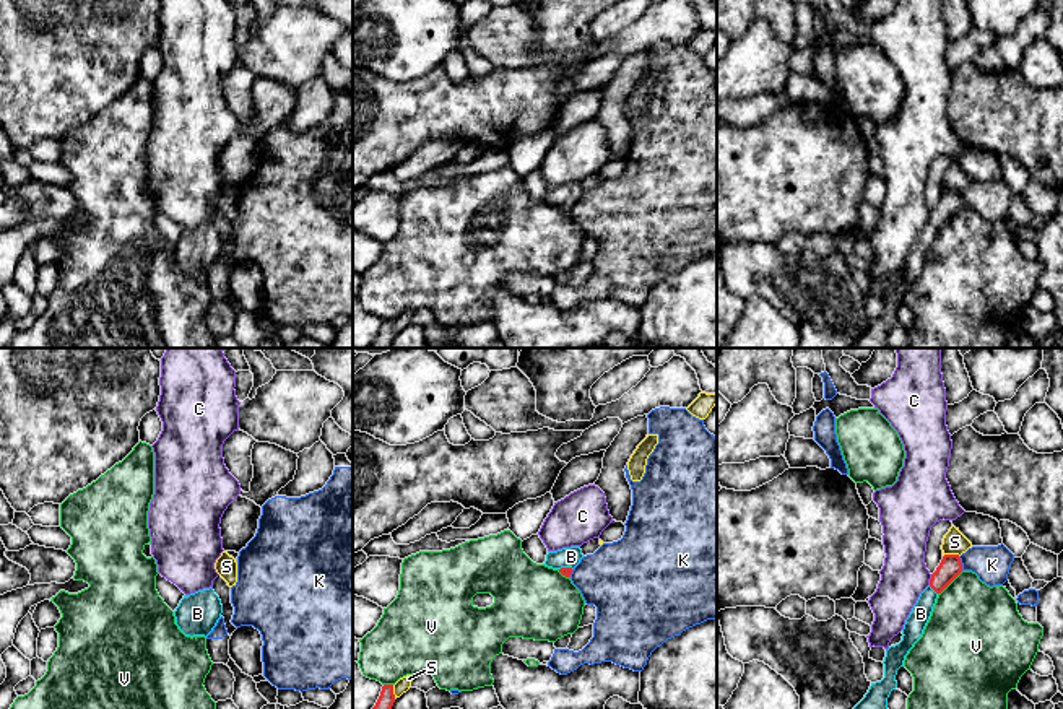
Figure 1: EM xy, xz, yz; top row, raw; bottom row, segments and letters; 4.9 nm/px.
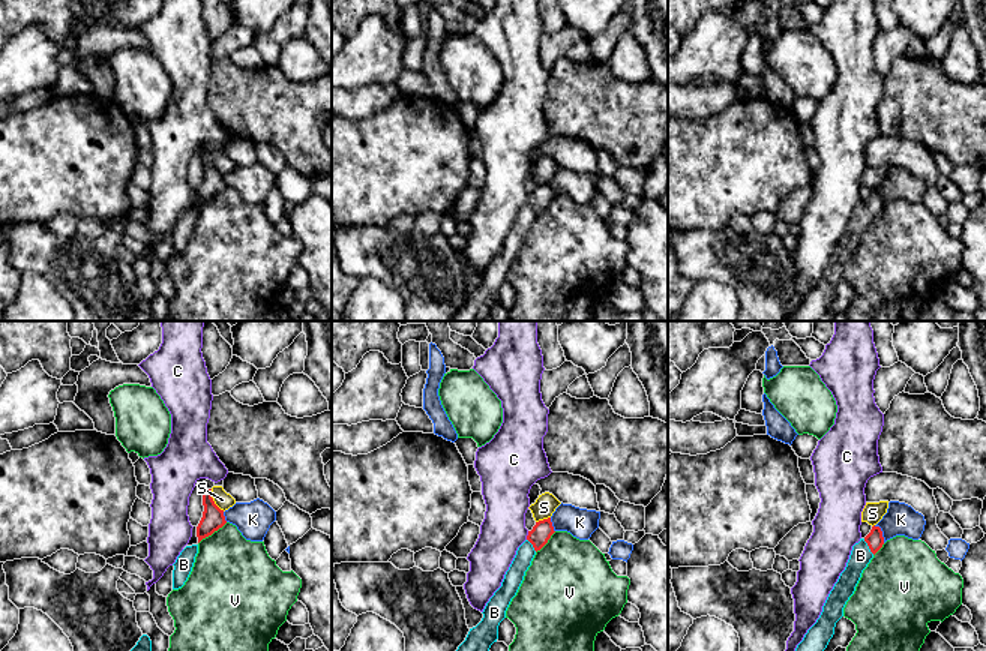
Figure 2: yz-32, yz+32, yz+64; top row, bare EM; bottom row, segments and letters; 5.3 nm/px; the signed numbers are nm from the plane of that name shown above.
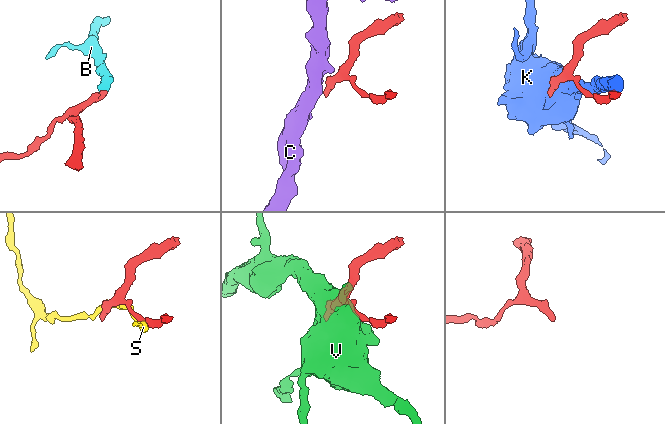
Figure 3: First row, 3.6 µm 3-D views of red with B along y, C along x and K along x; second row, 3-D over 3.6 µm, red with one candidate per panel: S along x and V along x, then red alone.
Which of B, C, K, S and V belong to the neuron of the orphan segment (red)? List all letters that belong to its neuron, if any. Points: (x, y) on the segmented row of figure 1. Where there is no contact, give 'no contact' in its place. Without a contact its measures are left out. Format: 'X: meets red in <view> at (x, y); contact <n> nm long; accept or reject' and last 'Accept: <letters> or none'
B: meets red in yz at (933, 589); contact 60 nm long; accept
C: meets red in yz at (930, 579); contact 60 nm long; reject
K: meets red in yz at (961, 563); contact 80 nm long; reject
S: meets red in yz at (951, 555); contact 90 nm long; reject
V: meets red in yz at (950, 582); contact 170 nm long; reject
Accept: B

